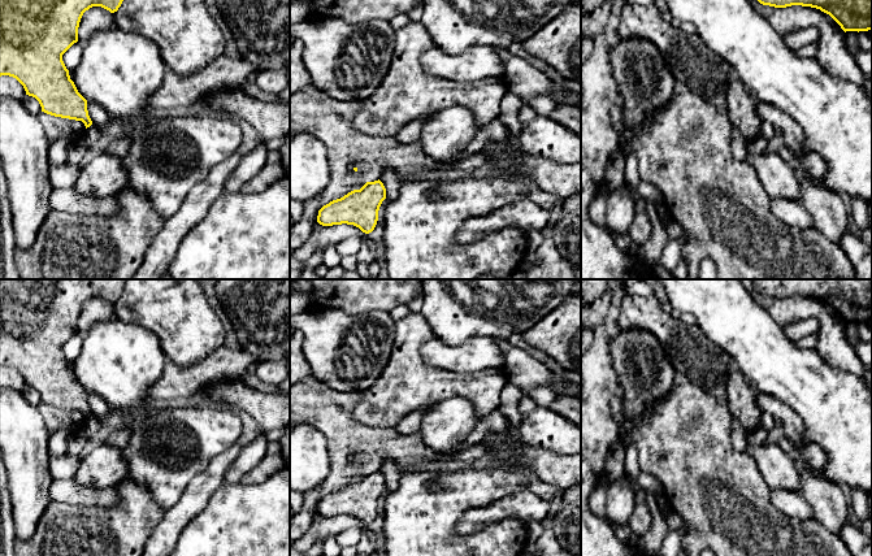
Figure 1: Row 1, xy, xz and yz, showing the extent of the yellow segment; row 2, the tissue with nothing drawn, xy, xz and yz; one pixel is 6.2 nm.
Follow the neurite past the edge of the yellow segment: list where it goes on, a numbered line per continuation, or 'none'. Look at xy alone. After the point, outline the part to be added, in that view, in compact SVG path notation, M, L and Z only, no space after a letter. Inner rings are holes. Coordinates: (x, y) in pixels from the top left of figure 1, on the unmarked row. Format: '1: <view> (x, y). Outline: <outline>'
none

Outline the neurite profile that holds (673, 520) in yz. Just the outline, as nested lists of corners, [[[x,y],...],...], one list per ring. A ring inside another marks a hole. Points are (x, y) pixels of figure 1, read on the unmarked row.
[[[669,509],[664,514],[664,517],[667,520],[667,524],[668,524],[669,530],[676,530],[676,529],[680,529],[681,527],[681,517],[680,517],[680,514],[676,511]]]

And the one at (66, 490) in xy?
[[[73,478],[53,479],[49,487],[49,499],[83,508],[114,507],[120,501],[117,486],[94,488],[82,486]]]

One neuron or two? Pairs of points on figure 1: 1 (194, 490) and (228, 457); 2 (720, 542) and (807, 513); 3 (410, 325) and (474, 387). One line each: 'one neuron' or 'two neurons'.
1: one neuron
2: two neurons
3: one neuron

